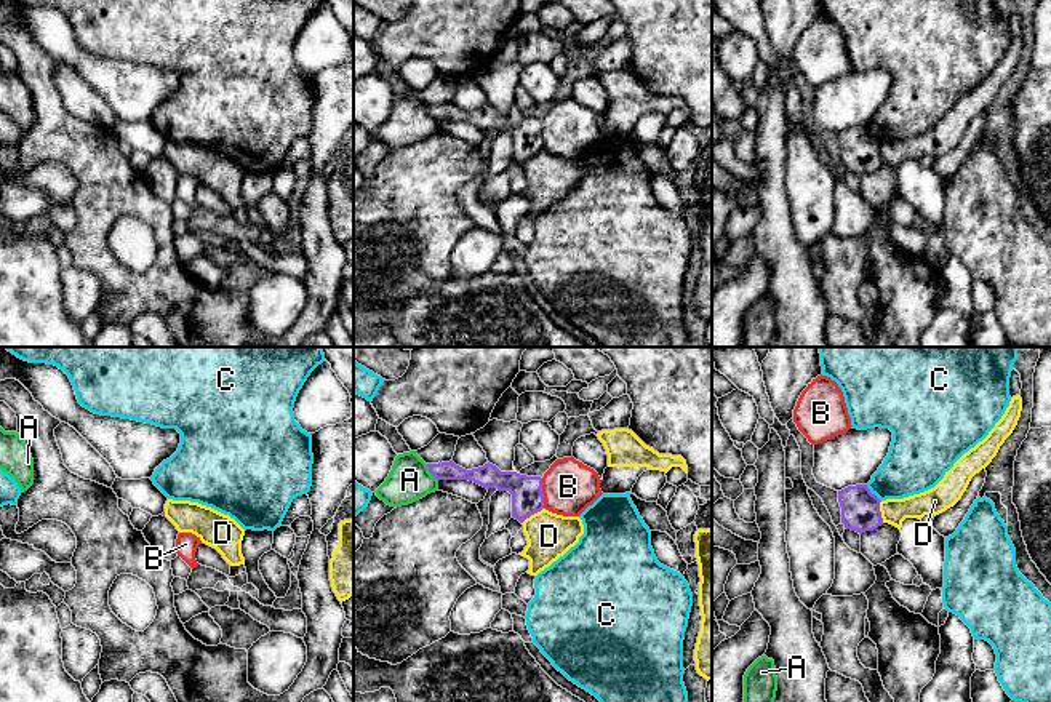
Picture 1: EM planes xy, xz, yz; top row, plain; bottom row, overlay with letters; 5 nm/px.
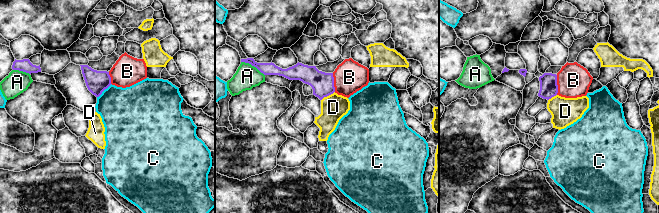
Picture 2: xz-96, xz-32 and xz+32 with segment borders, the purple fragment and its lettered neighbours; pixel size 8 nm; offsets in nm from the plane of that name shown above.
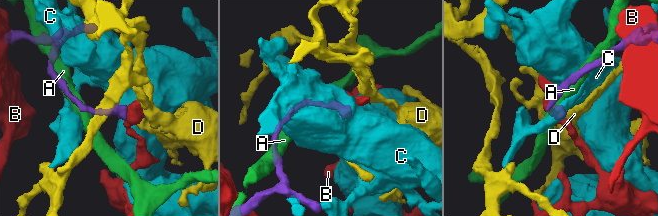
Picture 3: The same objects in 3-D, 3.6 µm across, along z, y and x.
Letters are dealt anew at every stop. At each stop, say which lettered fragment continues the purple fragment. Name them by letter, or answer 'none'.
none

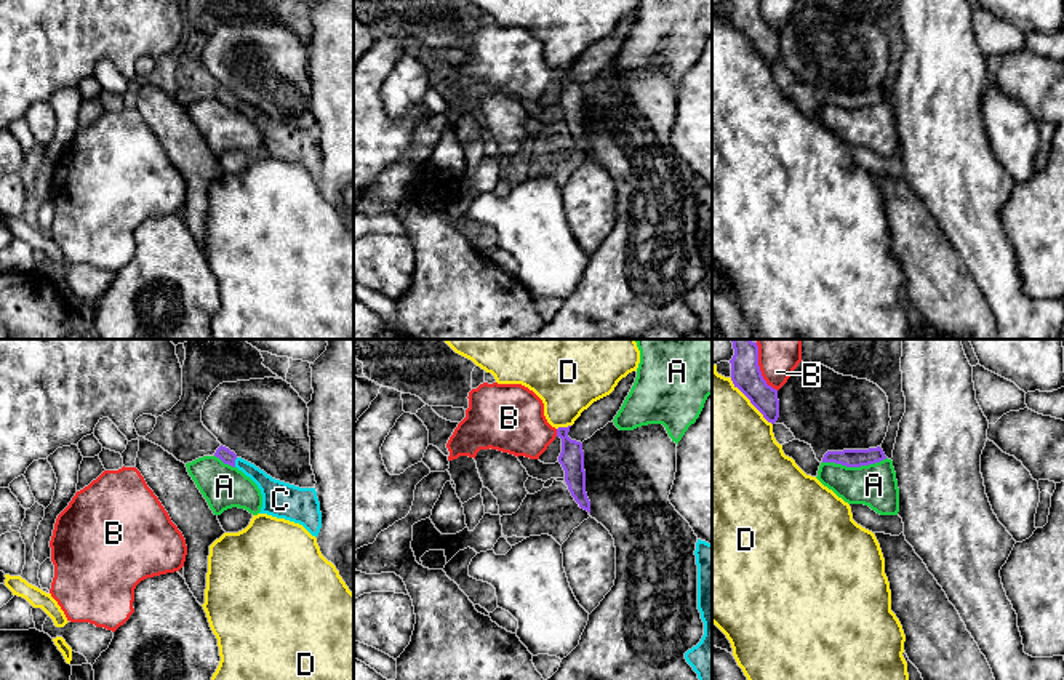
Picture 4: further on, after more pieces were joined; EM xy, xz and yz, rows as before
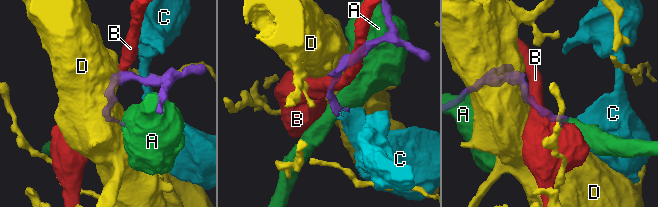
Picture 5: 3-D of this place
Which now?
C

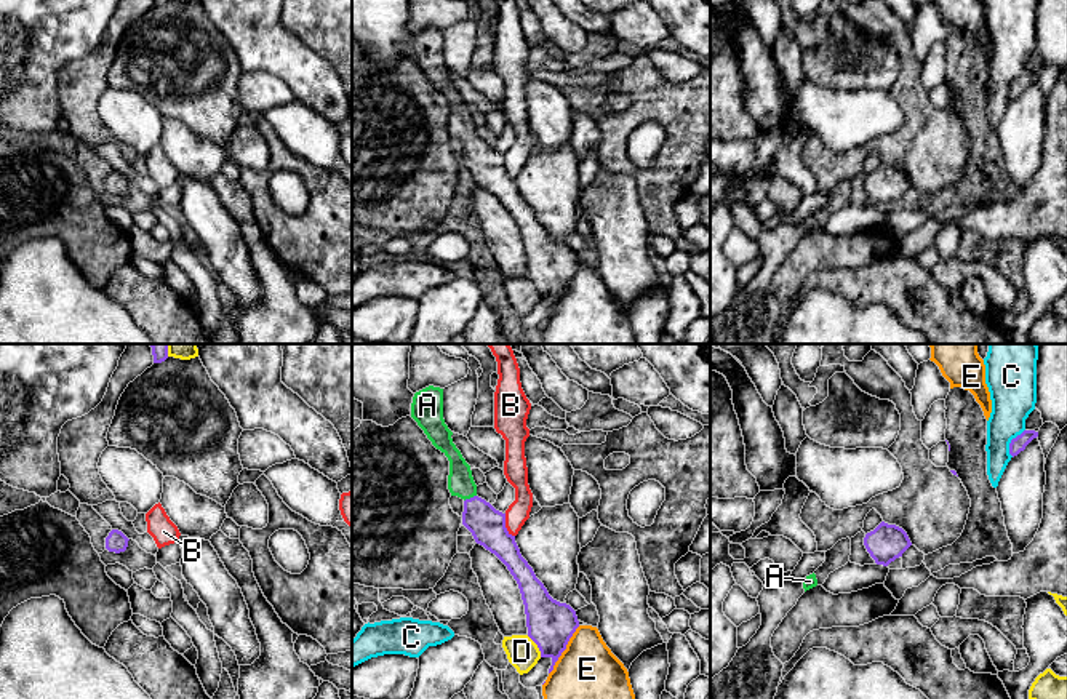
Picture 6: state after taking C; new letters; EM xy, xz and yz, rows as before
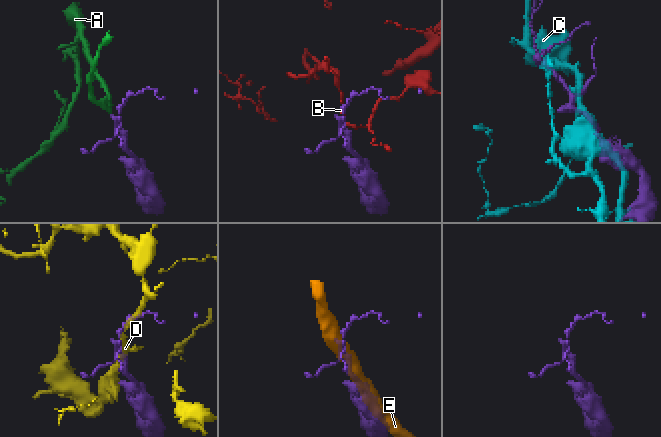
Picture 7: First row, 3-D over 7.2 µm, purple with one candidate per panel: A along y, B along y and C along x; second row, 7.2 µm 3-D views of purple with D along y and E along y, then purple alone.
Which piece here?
A

